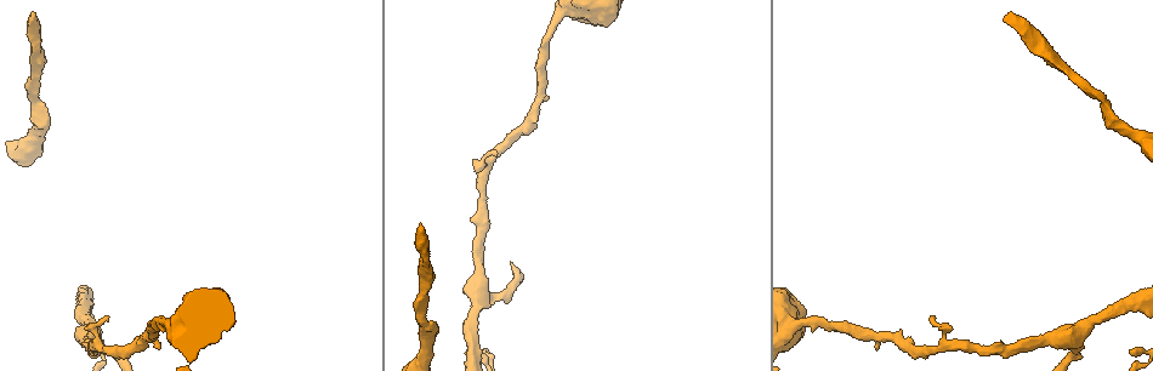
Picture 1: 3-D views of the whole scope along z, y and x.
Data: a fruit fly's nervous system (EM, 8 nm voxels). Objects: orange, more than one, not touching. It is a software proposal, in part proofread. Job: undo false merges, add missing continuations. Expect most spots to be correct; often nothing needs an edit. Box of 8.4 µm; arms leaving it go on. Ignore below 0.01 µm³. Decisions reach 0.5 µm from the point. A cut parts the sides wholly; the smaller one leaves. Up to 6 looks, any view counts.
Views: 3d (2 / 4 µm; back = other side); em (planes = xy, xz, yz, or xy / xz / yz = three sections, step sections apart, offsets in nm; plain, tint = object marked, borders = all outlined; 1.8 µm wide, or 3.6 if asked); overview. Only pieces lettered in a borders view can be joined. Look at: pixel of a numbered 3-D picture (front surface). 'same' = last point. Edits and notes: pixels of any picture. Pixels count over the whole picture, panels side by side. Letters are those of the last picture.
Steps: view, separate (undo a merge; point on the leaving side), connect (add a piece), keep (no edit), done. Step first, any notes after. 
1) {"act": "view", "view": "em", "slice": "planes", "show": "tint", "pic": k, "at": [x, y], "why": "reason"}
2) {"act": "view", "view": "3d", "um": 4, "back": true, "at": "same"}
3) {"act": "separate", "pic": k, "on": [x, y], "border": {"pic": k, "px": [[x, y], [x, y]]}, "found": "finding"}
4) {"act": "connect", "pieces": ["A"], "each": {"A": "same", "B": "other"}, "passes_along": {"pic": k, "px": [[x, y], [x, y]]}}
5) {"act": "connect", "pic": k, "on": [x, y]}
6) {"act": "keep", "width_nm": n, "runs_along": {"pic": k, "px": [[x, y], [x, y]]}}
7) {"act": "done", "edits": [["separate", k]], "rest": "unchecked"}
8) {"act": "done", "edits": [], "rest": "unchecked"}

{"act": "view", "view": "3d", "um": 2, "pic": 1, "at": [1004, 20], "why": "end of a long branch"}

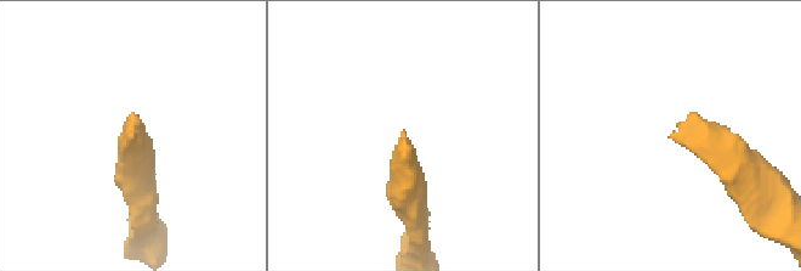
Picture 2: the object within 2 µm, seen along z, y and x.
{"act": "view", "view": "em", "slice": "planes", "show": "borders", "pic": 2, "at": [403, 132]}

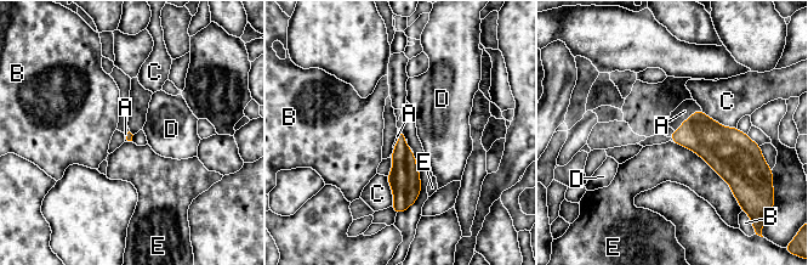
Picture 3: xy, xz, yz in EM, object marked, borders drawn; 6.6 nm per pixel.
{"act": "connect", "pieces": ["A"], "each": {"A": "same", "B": "other", "C": "other", "D": "other", "E": "other"}, "passes_along": {"pic": 3, "px": [[713, 142], [684, 120], [684, 111]]}, "found": "the neuron continues"}

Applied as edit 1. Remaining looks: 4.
{"act": "view", "view": "em", "slice": "xy", "step": 16, "show": "borders", "pic": 1, "at": [107, 318], "why": "tapers out"}

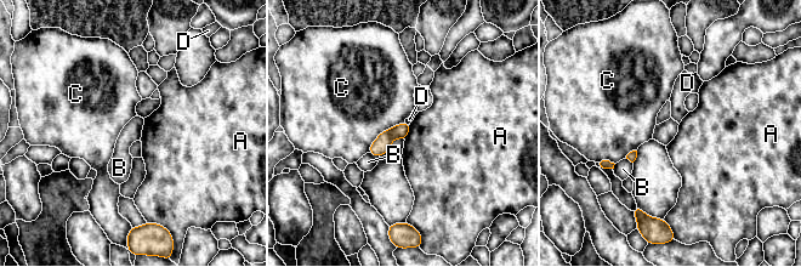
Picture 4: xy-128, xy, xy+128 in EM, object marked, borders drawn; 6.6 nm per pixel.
{"act": "view", "view": "em", "slice": "planes", "show": "borders", "at": "same"}

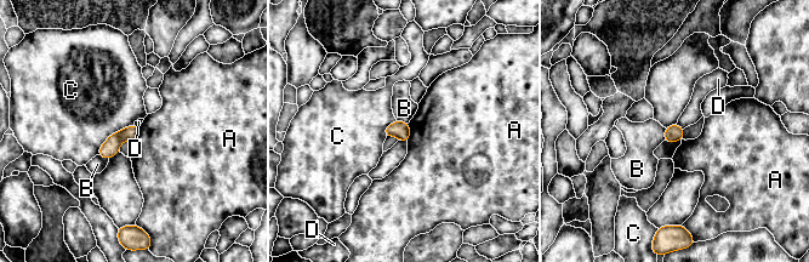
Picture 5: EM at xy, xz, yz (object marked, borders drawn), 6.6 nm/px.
{"act": "keep", "each": {"A": "other", "B": "other", "C": "other", "D": "other"}, "found": "no lettered piece goes on from it"}

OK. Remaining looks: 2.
{"act": "view", "view": "3d", "um": 2, "pic": 1, "at": [826, 323], "why": "thin neck"}

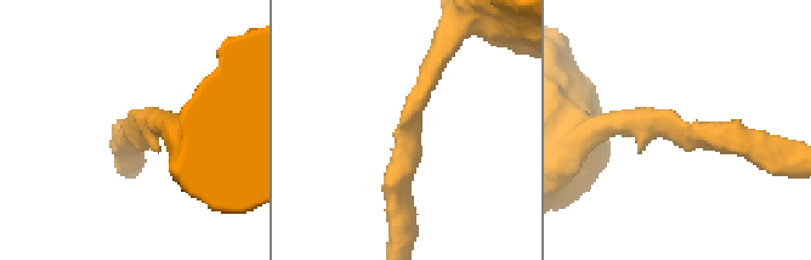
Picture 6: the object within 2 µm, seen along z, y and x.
{"act": "view", "view": "em", "um": 3.6, "slice": "planes", "show": "borders", "pic": 6, "at": [676, 131], "arm_widths_nm": [220, 260]}

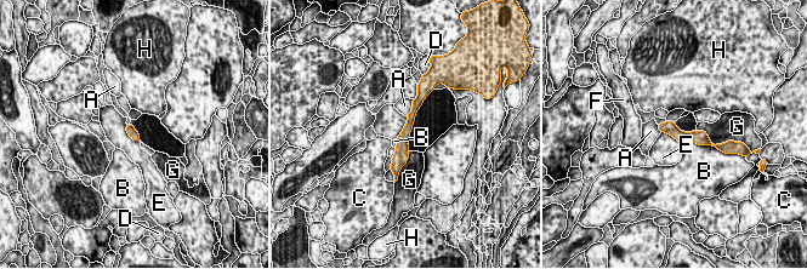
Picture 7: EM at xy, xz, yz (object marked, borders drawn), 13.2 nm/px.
{"act": "keep", "width_nm": 120, "each": {"A": "other", "B": "other", "C": "other", "D": "other", "E": "other", "F": "other", "G": "other", "H": "other"}, "runs_along": {"pic": 7, "px": [[419, 102], [395, 166]]}, "found": "all the same neuron"}

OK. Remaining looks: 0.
{"act": "done", "edits": [["connect", 3]], "rest": "unchecked"}

